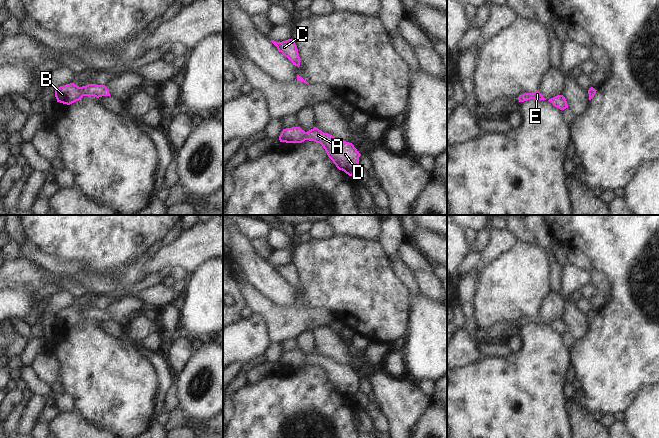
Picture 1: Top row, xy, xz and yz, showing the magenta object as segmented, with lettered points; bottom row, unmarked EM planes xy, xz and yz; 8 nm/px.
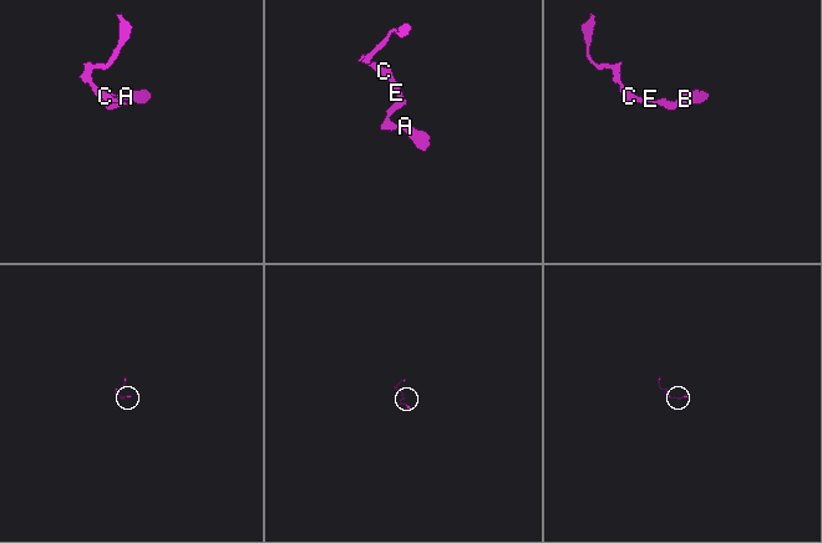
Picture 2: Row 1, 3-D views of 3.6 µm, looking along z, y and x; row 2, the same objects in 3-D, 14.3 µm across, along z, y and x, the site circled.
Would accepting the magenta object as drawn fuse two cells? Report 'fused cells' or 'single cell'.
single cell

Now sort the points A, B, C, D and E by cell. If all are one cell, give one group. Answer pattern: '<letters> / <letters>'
A B C D E

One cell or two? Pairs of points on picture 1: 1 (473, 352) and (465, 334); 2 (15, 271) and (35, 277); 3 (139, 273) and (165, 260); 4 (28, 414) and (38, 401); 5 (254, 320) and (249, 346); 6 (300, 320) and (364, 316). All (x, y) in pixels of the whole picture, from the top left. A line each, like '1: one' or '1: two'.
1: one
2: one
3: one
4: one
5: one
6: two

